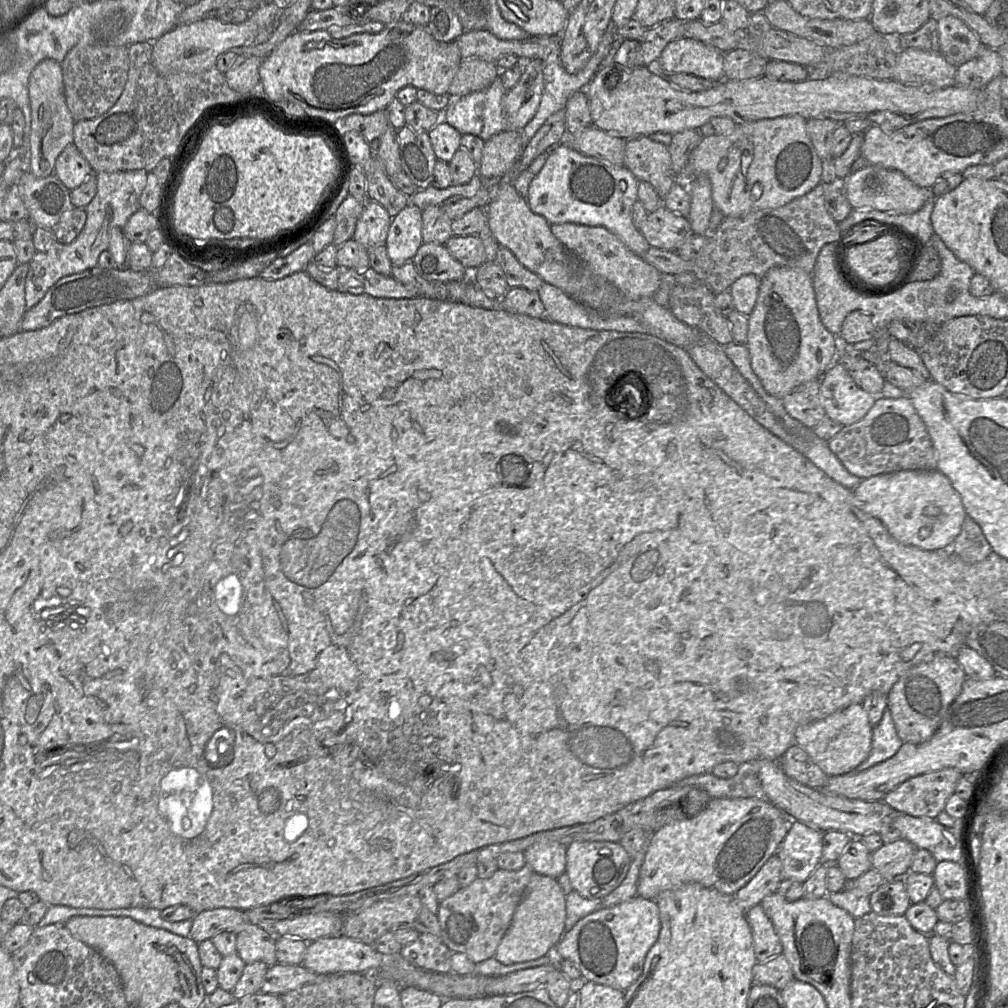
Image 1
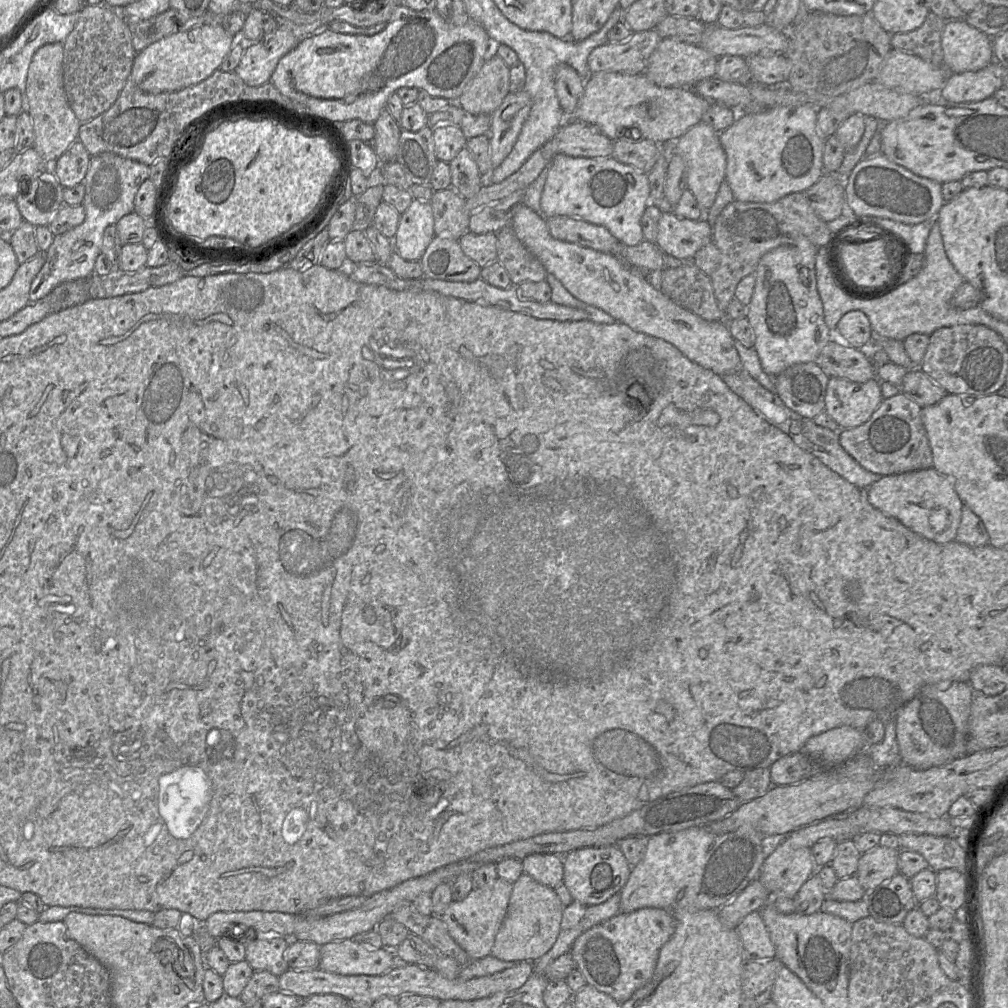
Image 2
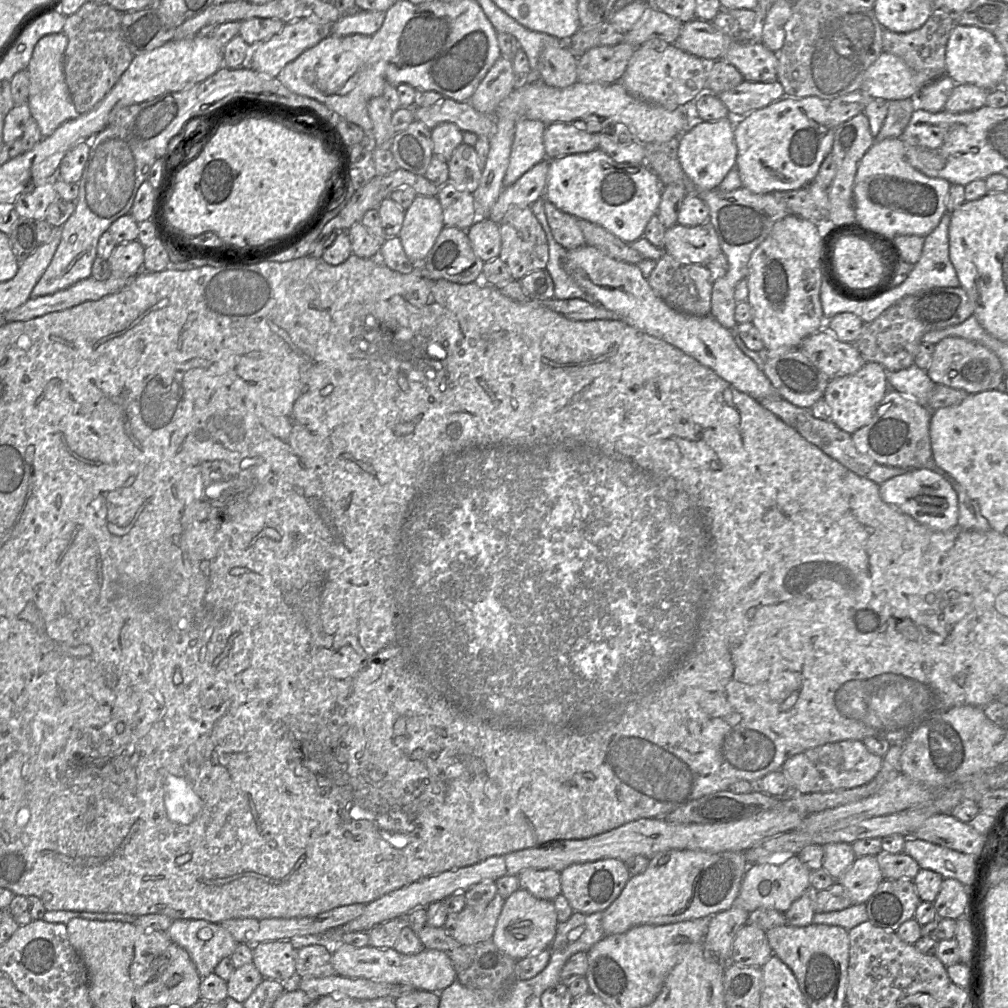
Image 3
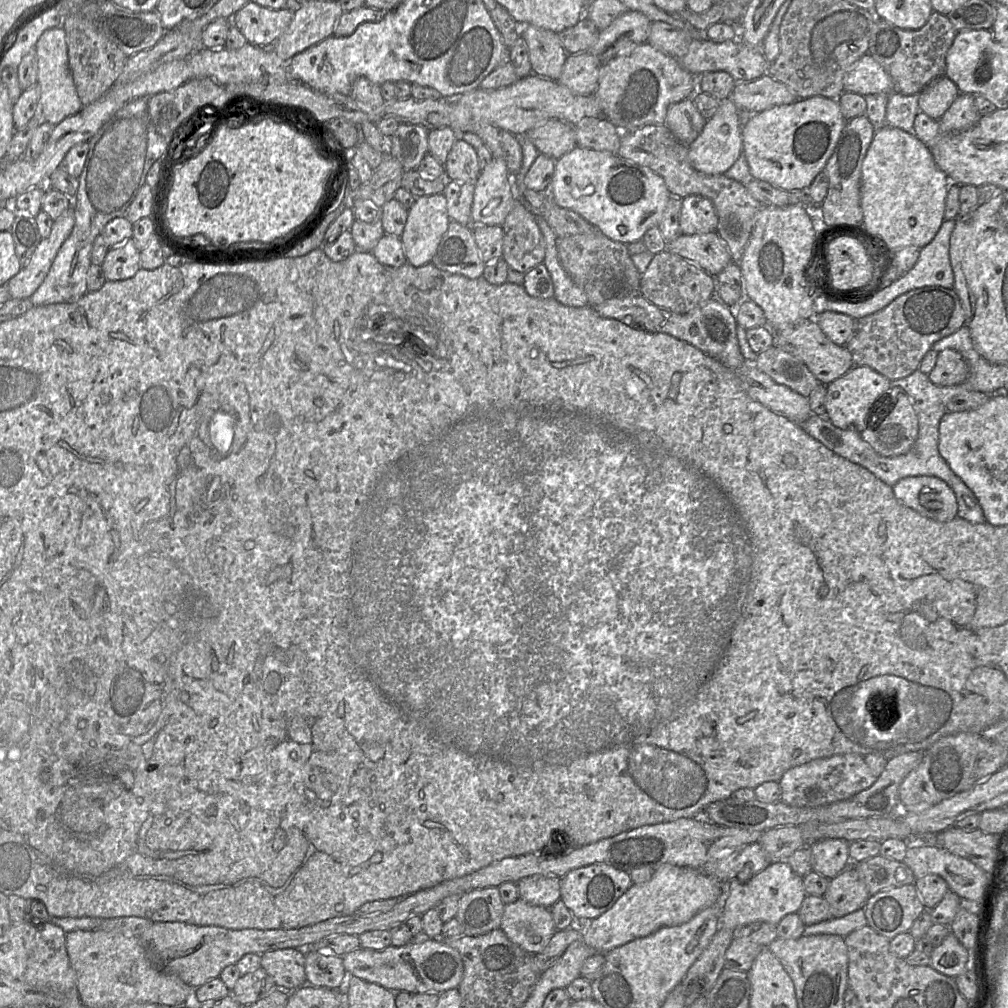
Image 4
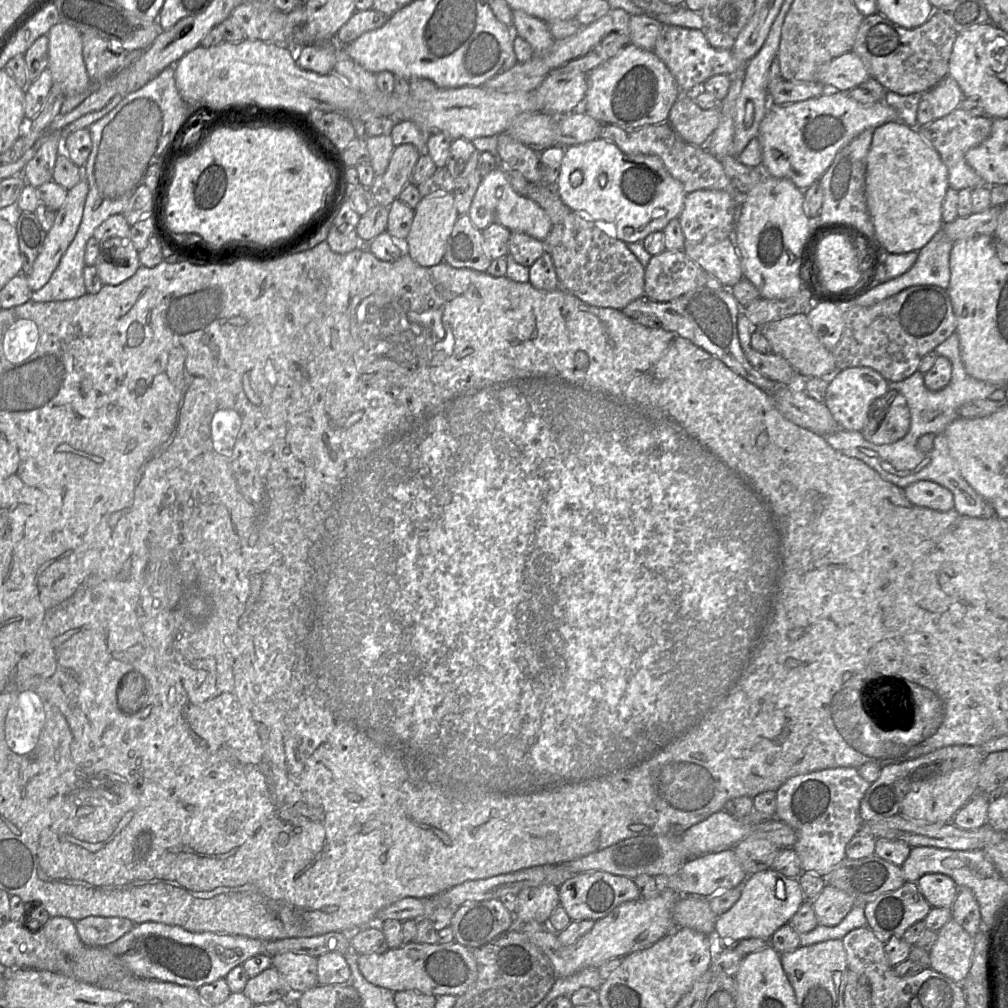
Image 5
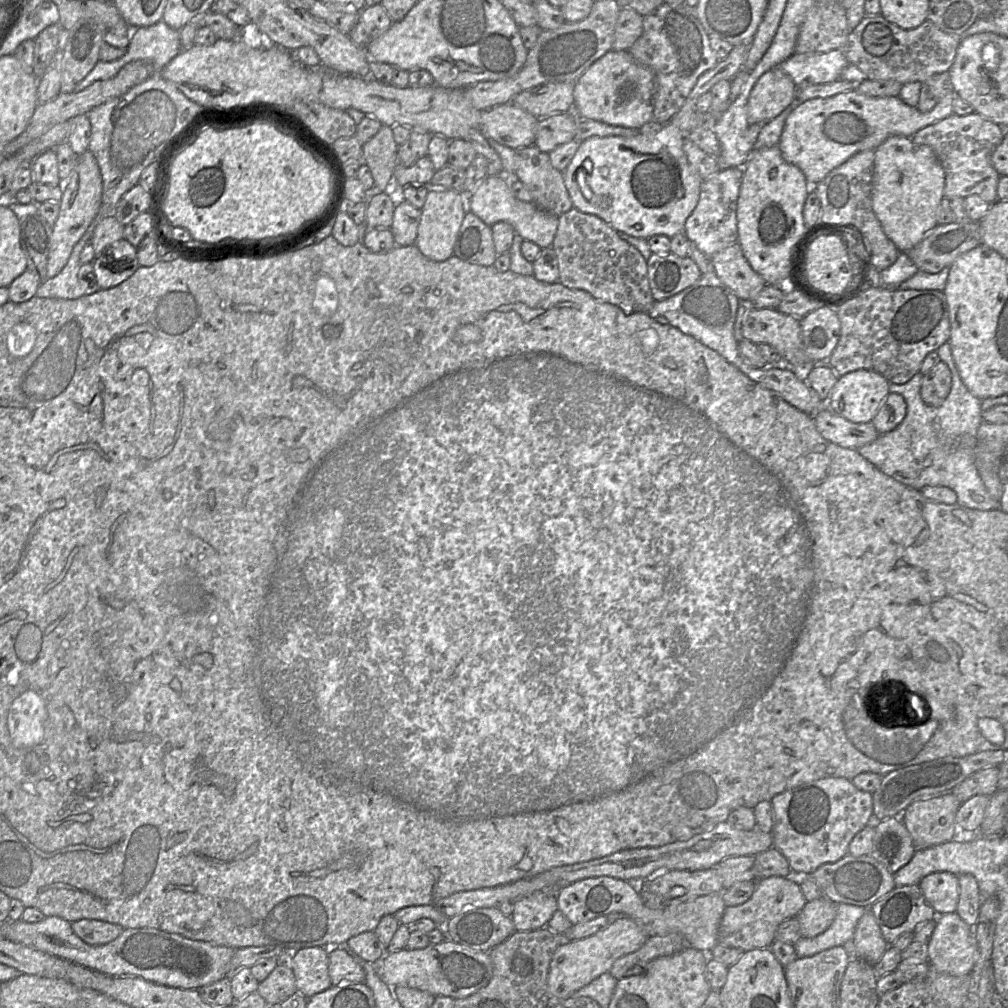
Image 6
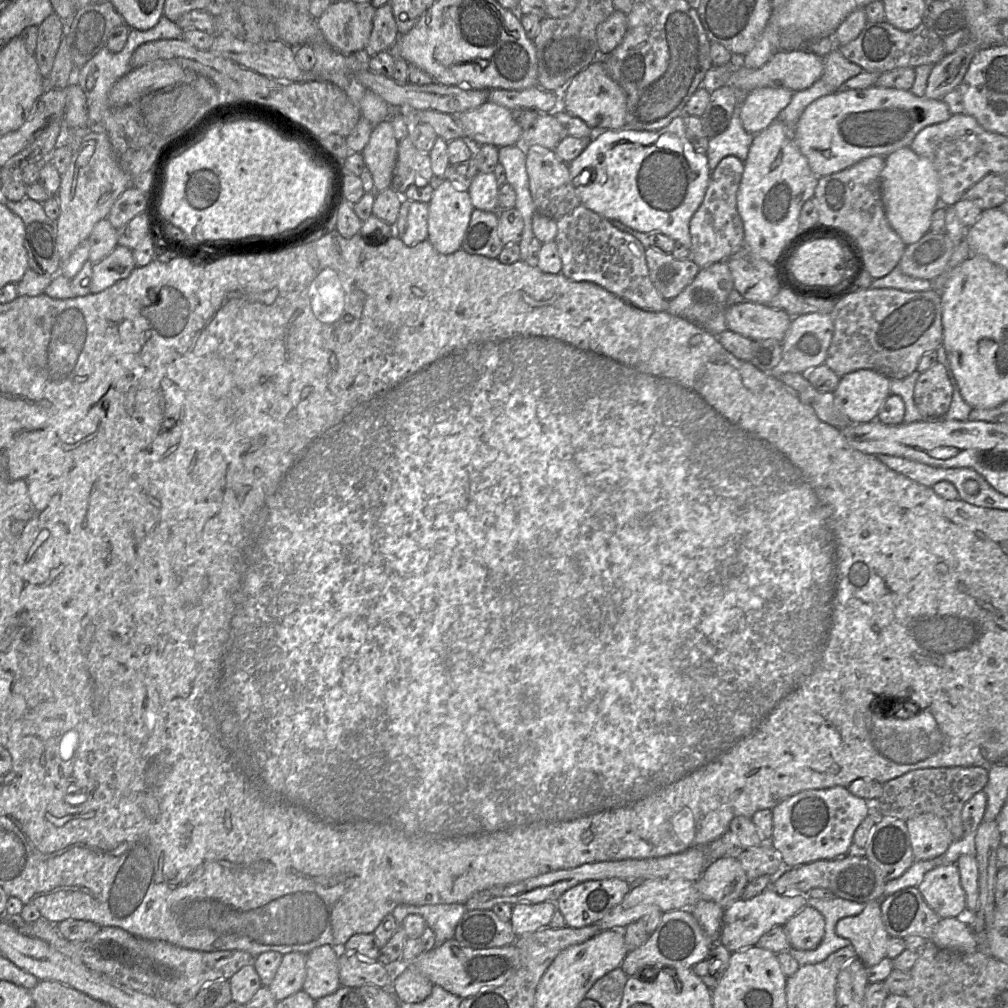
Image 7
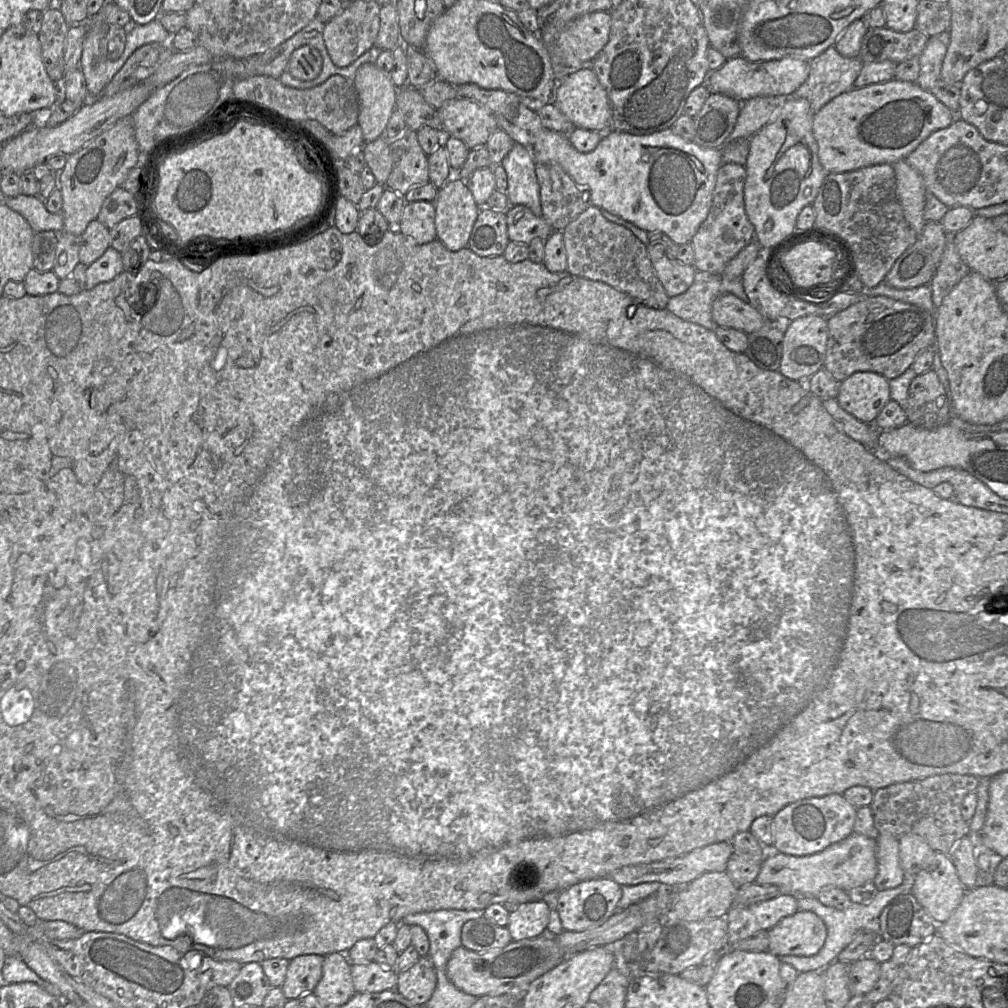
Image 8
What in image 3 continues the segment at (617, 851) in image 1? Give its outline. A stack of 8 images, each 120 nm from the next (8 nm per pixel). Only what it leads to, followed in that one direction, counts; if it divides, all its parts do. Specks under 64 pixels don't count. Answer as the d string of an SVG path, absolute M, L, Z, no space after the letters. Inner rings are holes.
M615 858L572 864L566 867L560 875L561 893L575 912L583 914L606 910L617 899L630 879L625 863Z

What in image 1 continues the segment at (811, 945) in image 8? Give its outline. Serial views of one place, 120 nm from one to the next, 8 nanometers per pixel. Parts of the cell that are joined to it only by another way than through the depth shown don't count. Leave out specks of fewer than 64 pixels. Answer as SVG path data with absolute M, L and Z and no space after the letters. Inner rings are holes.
M905 839L884 844L872 852L872 868L877 870L889 882L904 878L910 871L916 847Z

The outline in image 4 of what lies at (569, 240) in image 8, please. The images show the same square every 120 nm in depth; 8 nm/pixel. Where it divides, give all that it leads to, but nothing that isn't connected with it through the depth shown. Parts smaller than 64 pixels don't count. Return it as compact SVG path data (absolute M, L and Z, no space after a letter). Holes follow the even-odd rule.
M595 231L559 238L557 250L562 267L586 294L588 306L596 307L617 296L639 293L642 275L636 269L627 245Z

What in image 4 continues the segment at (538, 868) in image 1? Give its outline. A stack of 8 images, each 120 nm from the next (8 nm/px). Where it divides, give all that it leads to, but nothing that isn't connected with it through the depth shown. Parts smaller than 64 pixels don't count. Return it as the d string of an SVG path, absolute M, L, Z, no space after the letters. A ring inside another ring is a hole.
M531 875L517 883L520 898L538 906L551 908L560 899L560 878Z

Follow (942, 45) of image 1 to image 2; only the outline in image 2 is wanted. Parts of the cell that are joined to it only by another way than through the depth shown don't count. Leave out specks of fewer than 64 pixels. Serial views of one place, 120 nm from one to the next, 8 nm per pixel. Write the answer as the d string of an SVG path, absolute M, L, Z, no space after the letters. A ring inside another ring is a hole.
M964 19L946 22L941 45L943 67L949 74L978 71L995 61L992 37Z

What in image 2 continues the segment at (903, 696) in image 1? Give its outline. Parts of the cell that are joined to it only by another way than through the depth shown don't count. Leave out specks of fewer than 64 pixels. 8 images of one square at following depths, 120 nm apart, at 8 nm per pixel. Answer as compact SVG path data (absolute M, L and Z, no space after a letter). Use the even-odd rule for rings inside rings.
M945 681L923 687L895 718L900 760L916 770L943 766L966 754L973 688L965 681Z

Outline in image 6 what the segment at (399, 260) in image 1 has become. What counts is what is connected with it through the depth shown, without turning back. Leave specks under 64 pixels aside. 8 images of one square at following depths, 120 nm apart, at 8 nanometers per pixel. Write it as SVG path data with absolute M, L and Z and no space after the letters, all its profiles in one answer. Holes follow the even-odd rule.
M431 189L421 208L421 219L418 226L415 245L428 259L442 262L454 253L457 234L468 212L466 197L452 189Z

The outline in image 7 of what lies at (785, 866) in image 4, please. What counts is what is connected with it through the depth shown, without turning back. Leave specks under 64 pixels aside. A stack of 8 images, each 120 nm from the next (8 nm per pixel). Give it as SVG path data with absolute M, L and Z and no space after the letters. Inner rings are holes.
M769 888L750 899L737 899L724 908L719 942L730 952L754 946L759 938L771 928L784 925L792 916L807 905L805 893L779 894Z

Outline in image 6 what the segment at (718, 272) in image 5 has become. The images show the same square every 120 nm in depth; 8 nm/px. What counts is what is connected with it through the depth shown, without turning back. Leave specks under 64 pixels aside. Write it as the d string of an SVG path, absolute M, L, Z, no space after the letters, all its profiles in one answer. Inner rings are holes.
M738 242L710 256L713 270L721 282L743 302L752 306L757 294L767 285L753 270Z

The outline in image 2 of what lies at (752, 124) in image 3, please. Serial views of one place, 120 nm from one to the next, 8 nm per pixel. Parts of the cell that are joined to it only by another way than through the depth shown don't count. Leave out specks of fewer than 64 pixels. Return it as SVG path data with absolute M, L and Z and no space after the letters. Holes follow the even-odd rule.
M812 105L777 107L760 113L740 114L725 131L719 133L719 141L726 154L725 181L734 199L741 202L772 203L795 192L805 192L825 173L823 152L825 140L816 129L818 109Z

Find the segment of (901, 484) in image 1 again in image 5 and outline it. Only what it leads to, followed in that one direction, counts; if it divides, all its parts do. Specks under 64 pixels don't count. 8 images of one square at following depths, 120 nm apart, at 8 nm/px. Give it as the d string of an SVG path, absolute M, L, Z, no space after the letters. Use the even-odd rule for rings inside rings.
M928 480L910 484L904 488L907 499L914 505L936 511L950 511L954 508L954 497L947 488Z

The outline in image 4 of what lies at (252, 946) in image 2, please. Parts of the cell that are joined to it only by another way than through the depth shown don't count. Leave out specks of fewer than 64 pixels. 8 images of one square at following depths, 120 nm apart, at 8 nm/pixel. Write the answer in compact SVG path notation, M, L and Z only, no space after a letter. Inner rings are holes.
M285 948L265 952L261 954L260 964L276 986L287 992L307 984L304 949Z

